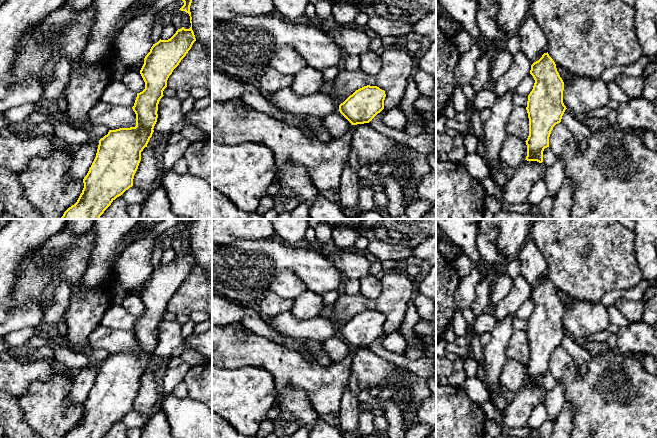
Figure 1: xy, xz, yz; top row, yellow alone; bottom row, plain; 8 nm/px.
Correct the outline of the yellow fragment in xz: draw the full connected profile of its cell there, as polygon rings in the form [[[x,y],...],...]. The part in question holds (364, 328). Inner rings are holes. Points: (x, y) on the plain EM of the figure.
[[[367,309],[341,327],[339,335],[352,349],[369,347],[384,333],[385,321],[384,314]]]

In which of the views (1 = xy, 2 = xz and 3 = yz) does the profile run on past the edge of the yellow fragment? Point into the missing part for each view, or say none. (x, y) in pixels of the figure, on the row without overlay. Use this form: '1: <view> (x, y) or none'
1: none
2: none
3: none

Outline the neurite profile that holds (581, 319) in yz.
[[[570,296],[567,303],[564,307],[563,327],[576,341],[583,341],[609,327],[610,315],[601,302],[590,303]]]

